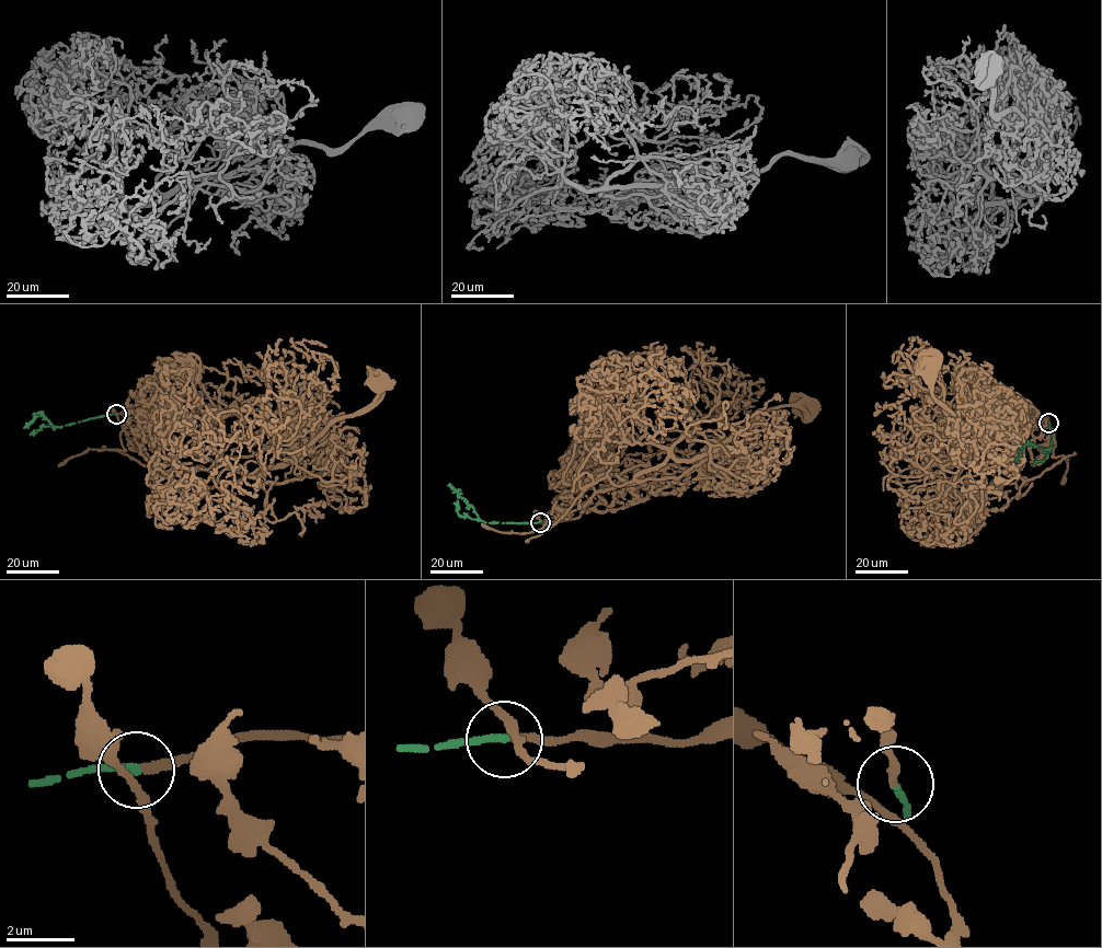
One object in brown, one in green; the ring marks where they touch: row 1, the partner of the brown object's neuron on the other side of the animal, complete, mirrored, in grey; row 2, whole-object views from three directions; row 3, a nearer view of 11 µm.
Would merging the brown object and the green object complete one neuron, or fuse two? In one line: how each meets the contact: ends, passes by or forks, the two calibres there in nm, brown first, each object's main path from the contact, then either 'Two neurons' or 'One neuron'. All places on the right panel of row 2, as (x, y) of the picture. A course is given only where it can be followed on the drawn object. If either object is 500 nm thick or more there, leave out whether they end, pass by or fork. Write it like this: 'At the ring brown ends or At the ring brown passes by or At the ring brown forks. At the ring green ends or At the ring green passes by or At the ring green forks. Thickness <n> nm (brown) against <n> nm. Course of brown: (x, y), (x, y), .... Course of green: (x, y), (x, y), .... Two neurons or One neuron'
At the ring brown forks. At the ring green ends. Thickness 160 nm (brown) against 240 nm. Course of brown: (1048, 423), (1023, 442), (1017, 475), (1001, 472), (997, 455), (933, 396), (936, 360), (929, 361). Course of green: (1048, 423), (1053, 446), (1046, 449), (1025, 443), (1016, 463). One neuron

